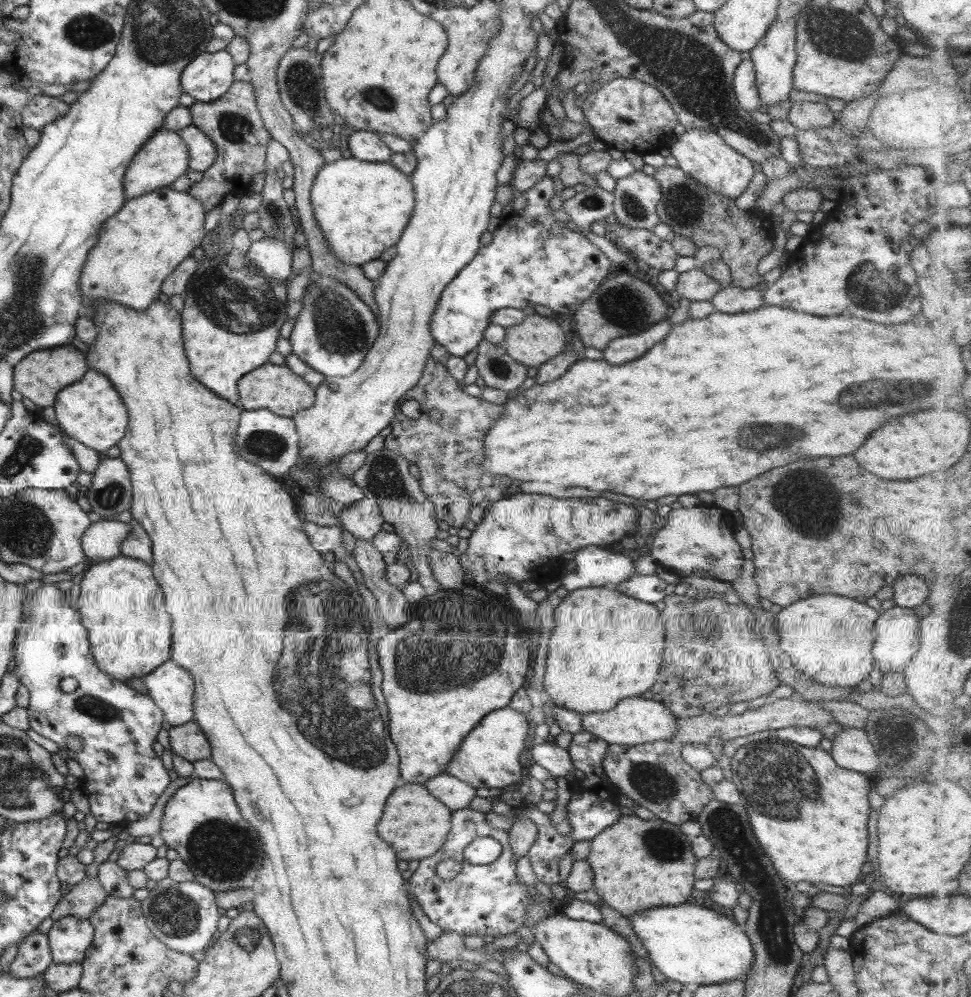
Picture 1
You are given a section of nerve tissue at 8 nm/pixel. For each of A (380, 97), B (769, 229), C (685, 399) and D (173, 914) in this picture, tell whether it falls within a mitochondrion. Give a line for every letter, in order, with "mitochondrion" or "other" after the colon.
A: mitochondrion
B: other
C: other
D: mitochondrion

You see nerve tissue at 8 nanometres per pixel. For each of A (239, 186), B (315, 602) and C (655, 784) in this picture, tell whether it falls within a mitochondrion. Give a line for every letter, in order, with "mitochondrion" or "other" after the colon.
A: other
B: mitochondrion
C: mitochondrion

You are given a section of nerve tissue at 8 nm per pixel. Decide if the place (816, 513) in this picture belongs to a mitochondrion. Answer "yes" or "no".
yes

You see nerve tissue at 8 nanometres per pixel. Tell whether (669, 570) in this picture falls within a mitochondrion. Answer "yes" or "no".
no

